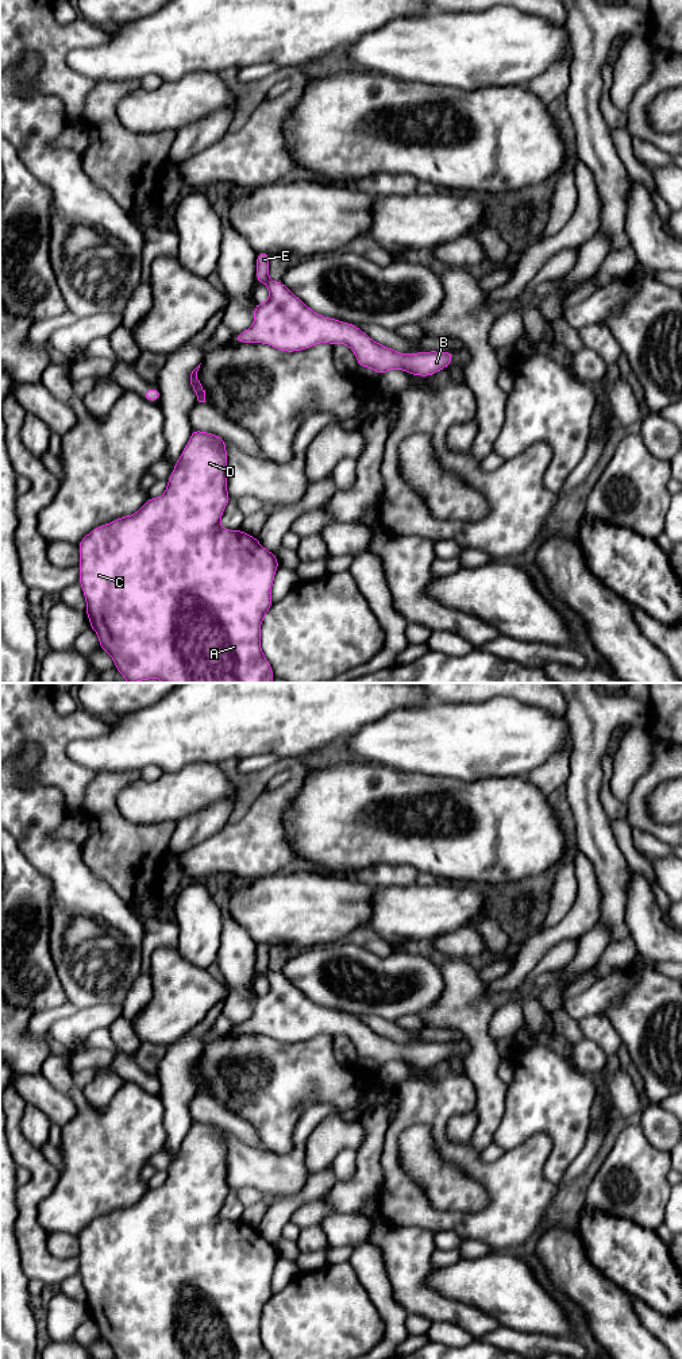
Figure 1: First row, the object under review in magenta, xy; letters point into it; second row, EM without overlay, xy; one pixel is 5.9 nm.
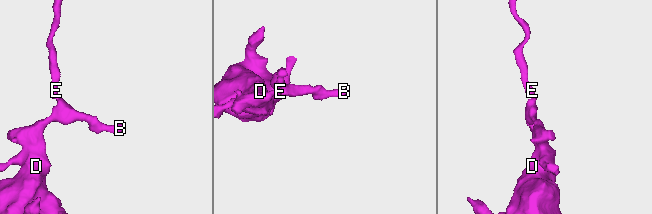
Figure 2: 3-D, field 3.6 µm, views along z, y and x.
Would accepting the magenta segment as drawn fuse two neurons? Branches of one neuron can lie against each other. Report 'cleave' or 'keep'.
keep

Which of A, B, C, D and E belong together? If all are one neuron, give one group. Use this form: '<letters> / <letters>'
A B C D E

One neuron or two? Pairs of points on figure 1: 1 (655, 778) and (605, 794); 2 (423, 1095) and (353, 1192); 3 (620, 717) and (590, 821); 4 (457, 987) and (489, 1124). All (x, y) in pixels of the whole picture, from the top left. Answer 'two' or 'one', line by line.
1: two
2: two
3: one
4: one

